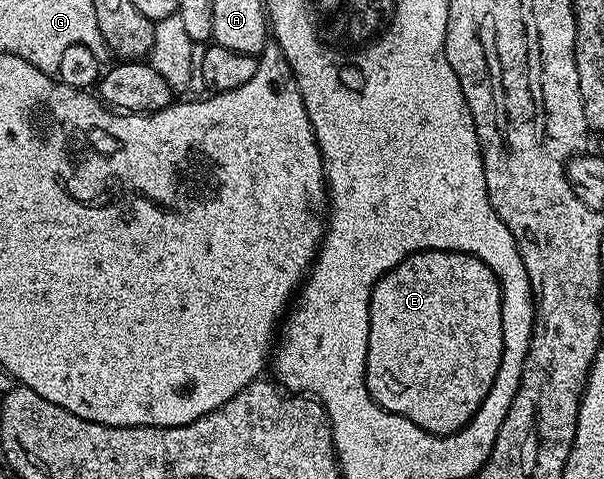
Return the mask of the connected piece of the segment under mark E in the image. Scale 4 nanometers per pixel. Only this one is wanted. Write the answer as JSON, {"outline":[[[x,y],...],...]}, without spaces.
{"outline":[[[416,252],[374,284],[368,310],[366,388],[386,412],[408,418],[433,436],[451,436],[488,398],[503,350],[502,291],[496,274],[480,258],[463,252]]]}

